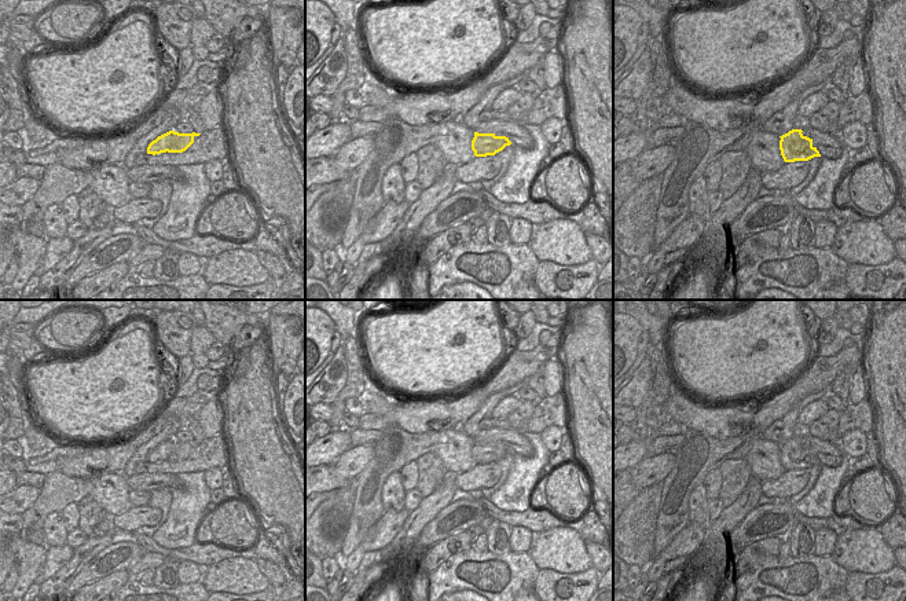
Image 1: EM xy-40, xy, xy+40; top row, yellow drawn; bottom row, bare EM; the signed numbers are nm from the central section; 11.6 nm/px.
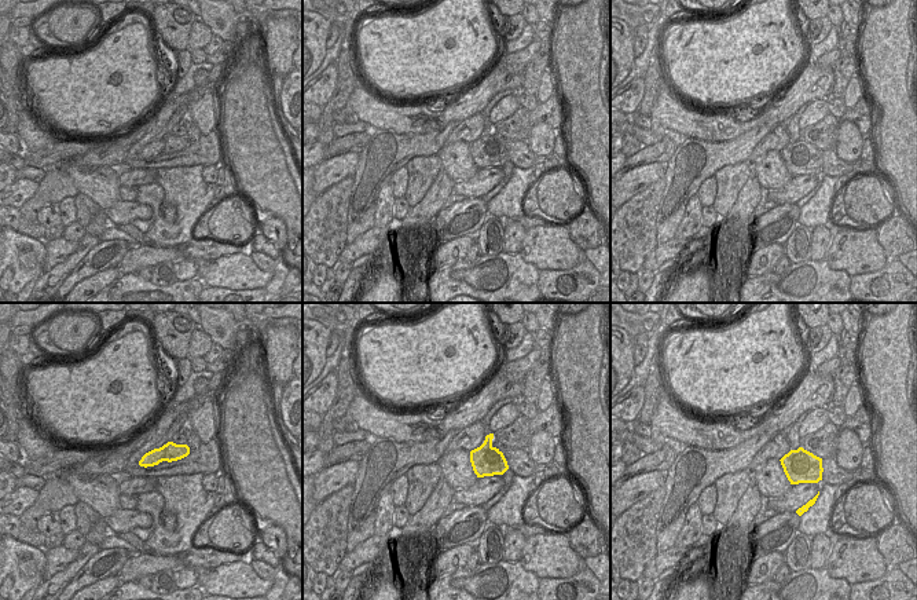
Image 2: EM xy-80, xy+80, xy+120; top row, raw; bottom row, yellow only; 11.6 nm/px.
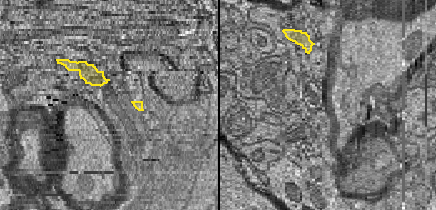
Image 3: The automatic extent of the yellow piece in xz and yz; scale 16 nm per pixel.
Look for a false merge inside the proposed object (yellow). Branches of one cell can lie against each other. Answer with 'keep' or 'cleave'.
cleave

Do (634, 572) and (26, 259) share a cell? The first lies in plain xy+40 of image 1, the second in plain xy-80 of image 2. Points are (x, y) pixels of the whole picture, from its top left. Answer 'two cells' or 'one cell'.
two cells

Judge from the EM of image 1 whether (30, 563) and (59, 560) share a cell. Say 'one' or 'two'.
two

